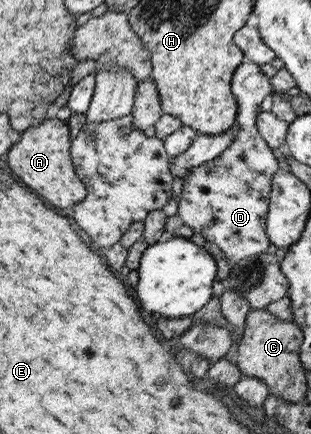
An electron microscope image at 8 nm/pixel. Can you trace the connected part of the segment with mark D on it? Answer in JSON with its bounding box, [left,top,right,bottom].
[176,61,278,264]

